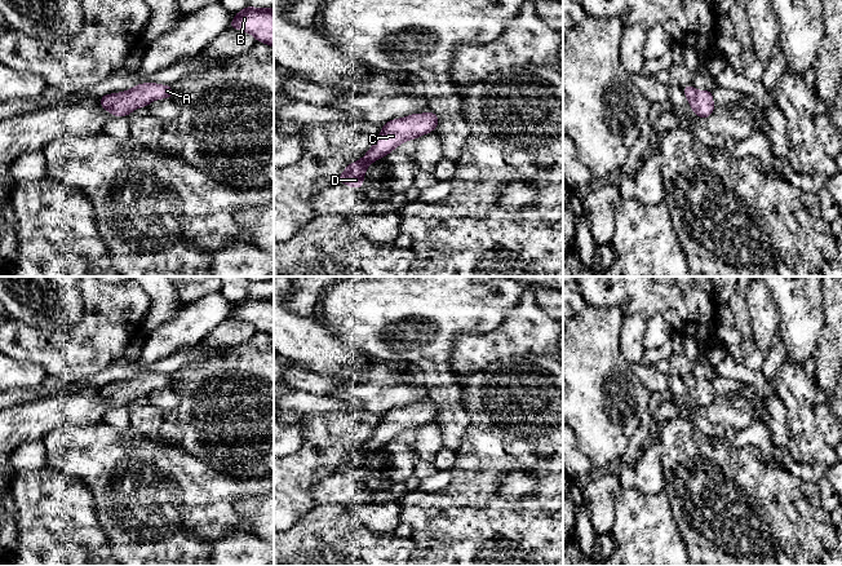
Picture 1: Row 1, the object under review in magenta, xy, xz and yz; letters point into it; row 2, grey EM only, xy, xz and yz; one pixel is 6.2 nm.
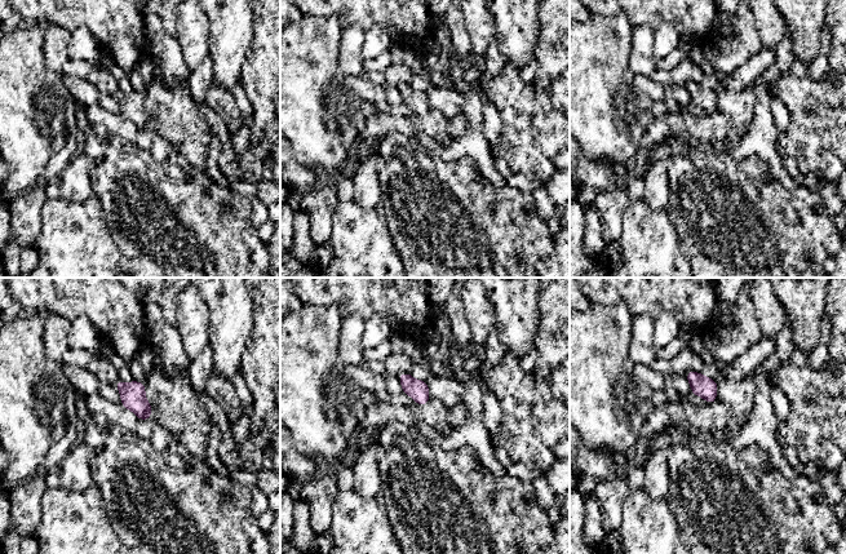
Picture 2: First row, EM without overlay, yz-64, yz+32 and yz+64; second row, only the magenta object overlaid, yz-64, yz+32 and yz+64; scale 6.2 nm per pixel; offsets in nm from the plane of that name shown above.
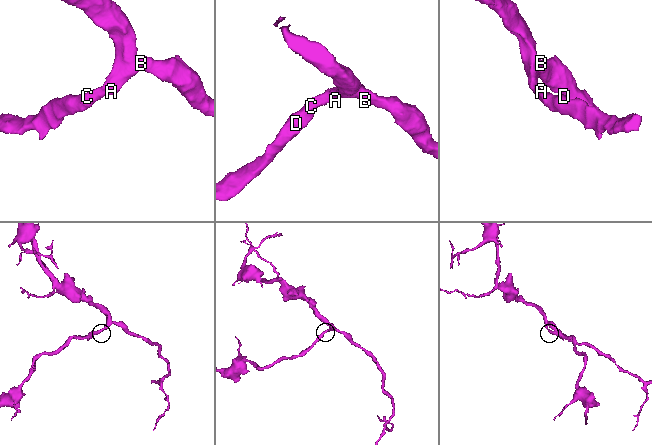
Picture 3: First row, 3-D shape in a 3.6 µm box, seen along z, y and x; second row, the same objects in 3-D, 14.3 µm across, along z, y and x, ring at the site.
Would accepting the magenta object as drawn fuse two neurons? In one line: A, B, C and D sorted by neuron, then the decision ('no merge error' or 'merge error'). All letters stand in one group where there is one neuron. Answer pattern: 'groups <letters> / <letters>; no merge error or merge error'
groups A B C D; no merge error

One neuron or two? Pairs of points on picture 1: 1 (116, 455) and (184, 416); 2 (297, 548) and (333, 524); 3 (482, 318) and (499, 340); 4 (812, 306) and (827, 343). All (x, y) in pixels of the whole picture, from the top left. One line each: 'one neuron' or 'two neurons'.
1: two neurons
2: one neuron
3: two neurons
4: two neurons

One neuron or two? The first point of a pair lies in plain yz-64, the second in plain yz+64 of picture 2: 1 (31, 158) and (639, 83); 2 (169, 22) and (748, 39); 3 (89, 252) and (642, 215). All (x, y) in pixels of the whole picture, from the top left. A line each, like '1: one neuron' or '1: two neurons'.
1: two neurons
2: one neuron
3: one neuron

